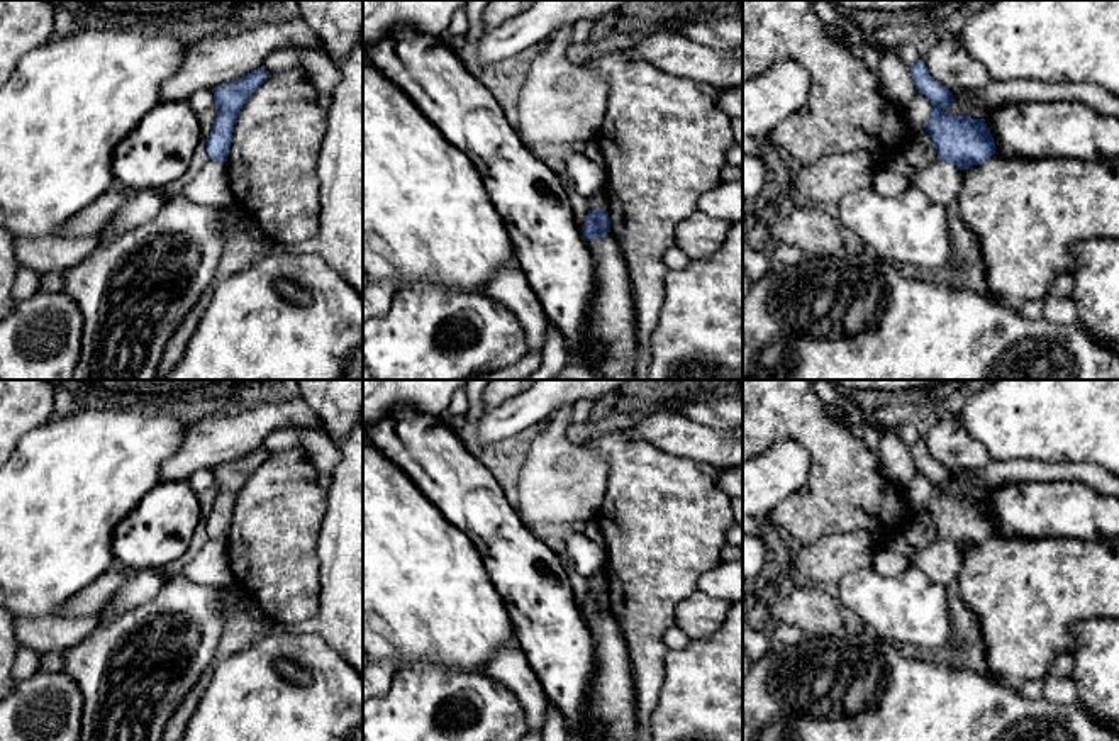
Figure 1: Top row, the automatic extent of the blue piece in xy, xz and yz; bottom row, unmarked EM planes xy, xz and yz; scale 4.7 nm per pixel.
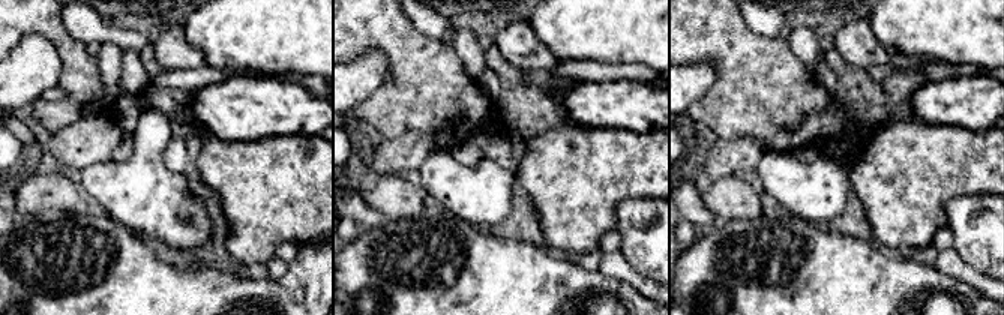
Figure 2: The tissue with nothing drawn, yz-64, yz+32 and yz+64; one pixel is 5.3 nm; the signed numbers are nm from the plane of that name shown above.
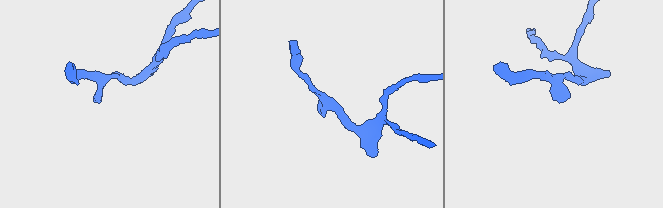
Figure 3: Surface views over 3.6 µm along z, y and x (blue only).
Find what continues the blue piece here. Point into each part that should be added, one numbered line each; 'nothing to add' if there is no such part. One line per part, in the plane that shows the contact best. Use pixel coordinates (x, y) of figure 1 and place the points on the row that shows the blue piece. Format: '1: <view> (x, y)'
nothing to add

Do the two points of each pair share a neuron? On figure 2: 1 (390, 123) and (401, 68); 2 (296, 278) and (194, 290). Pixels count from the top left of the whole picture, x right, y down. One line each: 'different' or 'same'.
1: same
2: same

